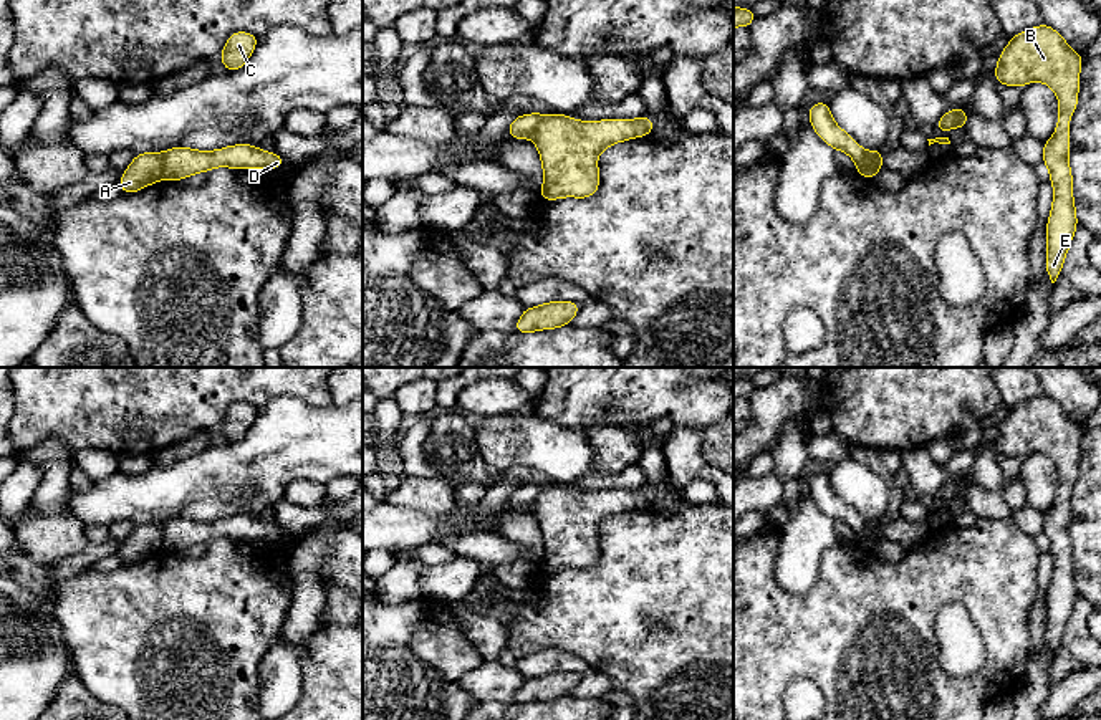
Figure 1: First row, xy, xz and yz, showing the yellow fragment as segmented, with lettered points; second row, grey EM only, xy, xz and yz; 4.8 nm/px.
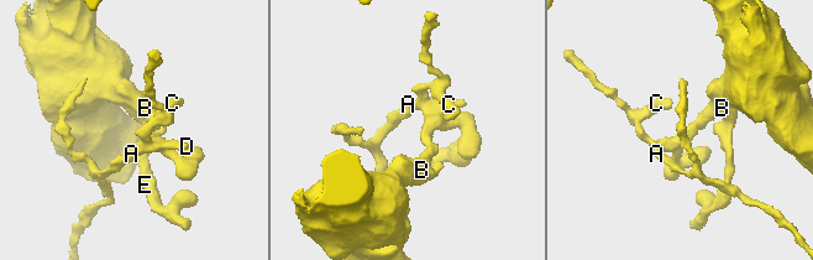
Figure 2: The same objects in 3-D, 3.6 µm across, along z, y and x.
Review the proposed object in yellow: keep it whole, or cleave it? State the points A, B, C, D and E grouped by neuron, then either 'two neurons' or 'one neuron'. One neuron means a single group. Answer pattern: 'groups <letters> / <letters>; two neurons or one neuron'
groups A C / B D E; two neurons

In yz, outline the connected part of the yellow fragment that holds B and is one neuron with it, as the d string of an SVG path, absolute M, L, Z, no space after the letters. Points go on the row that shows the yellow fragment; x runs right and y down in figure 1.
M1041 23L1030 30L1020 31L1013 38L1010 38L1008 45L1000 53L998 63L993 68L997 84L1017 86L1023 88L1031 81L1040 81L1048 84L1060 103L1058 122L1055 134L1043 142L1043 164L1050 170L1050 182L1053 185L1053 204L1051 214L1046 222L1046 275L1051 283L1061 275L1061 266L1065 263L1065 257L1075 237L1075 230L1078 227L1075 197L1073 197L1073 175L1071 166L1068 162L1070 154L1070 119L1075 109L1078 108L1078 91L1079 91L1079 70L1083 65L1083 56L1075 51L1065 38L1051 26Z

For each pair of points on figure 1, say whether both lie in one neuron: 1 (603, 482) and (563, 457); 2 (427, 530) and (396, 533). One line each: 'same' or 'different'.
1: different
2: same

